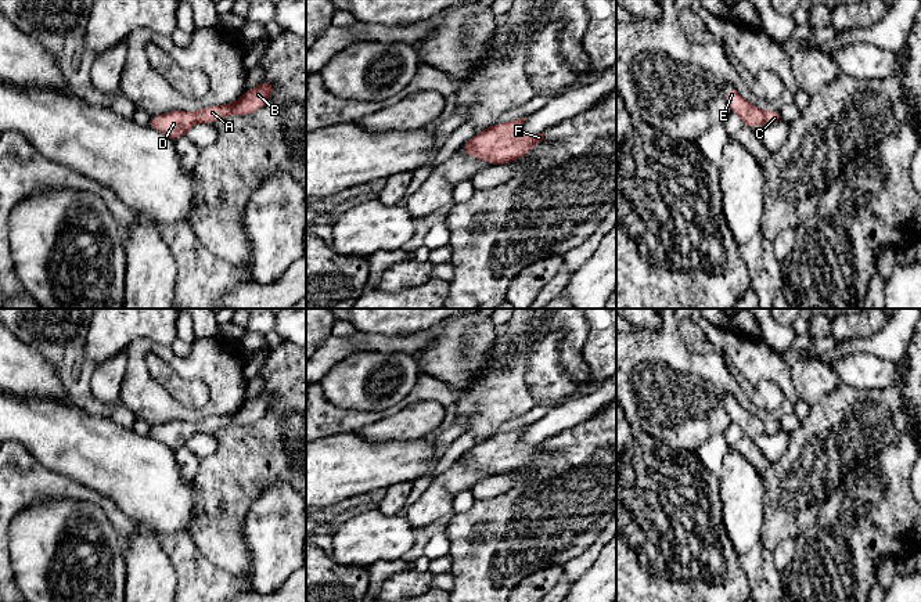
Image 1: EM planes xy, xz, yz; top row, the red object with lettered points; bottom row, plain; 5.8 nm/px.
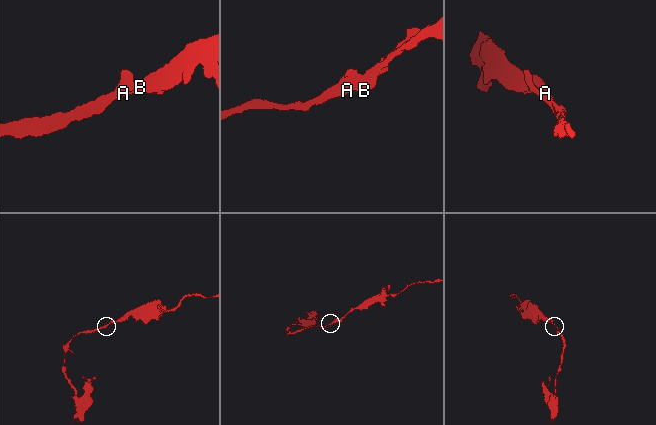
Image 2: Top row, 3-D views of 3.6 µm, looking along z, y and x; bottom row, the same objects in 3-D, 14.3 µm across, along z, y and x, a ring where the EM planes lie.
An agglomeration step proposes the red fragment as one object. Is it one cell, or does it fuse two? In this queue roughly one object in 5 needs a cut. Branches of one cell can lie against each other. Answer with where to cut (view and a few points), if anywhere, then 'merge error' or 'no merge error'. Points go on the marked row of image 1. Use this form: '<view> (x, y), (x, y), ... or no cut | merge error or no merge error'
no cut | no merge error

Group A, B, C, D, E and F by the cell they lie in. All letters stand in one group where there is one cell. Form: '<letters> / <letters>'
A B C D E F

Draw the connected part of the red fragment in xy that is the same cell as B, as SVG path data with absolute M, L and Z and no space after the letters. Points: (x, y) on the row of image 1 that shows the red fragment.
M262 82L259 86L245 91L242 97L229 105L213 105L195 112L172 111L152 116L148 126L159 130L172 140L186 136L187 130L195 123L215 123L229 115L248 115L260 109L269 100L274 84Z

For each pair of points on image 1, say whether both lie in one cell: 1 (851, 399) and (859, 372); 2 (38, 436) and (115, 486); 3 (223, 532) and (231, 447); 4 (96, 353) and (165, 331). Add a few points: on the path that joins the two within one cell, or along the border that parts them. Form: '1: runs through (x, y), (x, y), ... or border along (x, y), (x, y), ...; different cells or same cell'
1: border along (842, 382), (869, 389), (888, 388); different cells
2: runs through (57, 436), (69, 440), (96, 467); same cell
3: runs through (227, 511), (227, 483), (231, 479), (231, 468); same cell
4: runs through (112, 336), (119, 330), (148, 330); same cell

